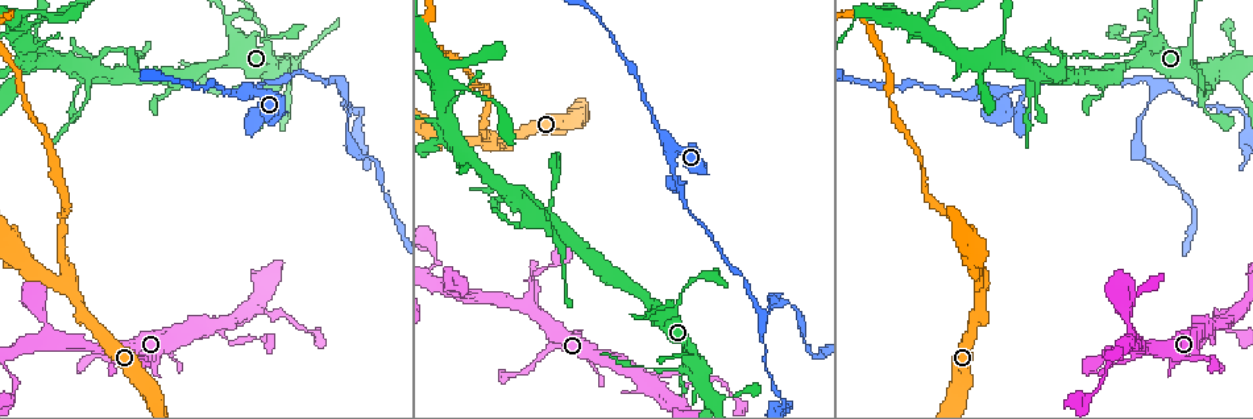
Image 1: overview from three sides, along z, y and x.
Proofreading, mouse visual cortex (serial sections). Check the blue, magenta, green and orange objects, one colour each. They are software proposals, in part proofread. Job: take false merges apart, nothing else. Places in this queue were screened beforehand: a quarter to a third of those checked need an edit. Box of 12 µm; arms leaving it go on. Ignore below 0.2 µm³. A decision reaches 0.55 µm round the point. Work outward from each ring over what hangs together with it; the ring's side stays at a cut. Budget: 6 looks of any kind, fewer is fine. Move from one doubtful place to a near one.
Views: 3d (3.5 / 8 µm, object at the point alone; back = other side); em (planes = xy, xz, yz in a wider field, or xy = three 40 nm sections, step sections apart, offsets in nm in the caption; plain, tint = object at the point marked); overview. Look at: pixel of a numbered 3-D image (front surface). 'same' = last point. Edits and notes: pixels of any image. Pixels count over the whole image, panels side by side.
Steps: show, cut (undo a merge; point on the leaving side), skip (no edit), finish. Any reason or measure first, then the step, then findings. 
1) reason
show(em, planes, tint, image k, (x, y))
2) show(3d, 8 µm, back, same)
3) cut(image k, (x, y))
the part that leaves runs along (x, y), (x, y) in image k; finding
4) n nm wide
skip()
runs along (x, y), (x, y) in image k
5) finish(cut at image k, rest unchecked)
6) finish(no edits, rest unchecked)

arms part here
show(3d, 3.5 µm, back, image 1, (73, 298))

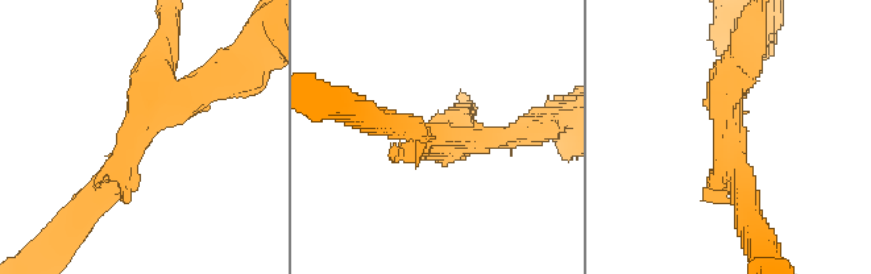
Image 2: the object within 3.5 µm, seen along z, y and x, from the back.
show(em, xy, step 1, tint, image 2, (728, 134))

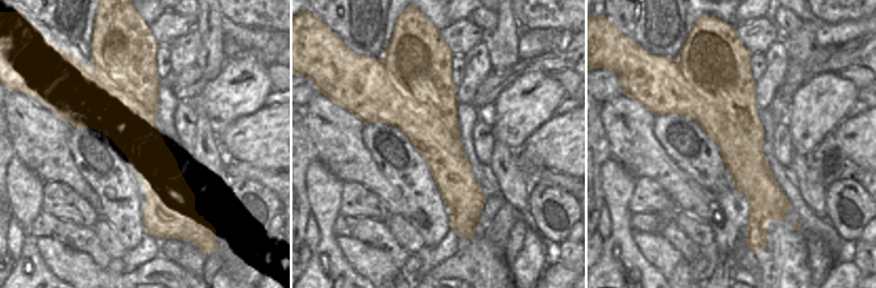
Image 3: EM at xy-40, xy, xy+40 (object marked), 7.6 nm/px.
skip()
runs along (87, 210), (136, 136), (208, 79) in image 2; all the same cell

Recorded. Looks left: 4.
sudden change in width
show(3d, 8 µm, image 1, (761, 316))

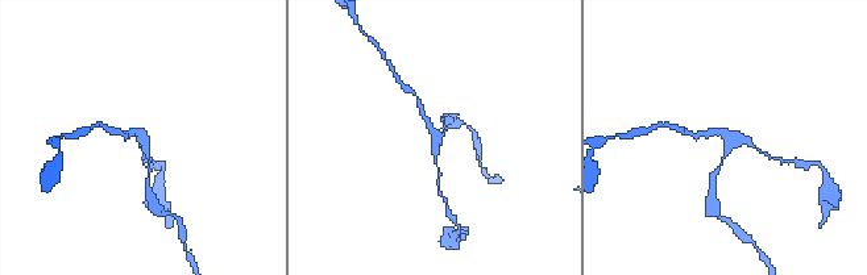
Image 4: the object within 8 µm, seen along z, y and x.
show(3d, 3.5 µm, image 4, (143, 136))

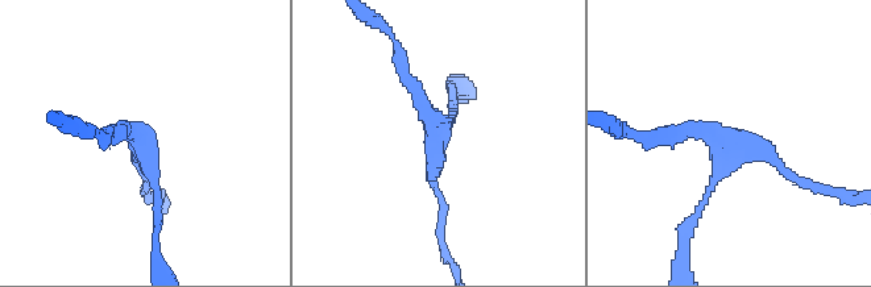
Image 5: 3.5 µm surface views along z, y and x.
now the EM
show(em, xy, step 5, tint, image 5, (439, 126))

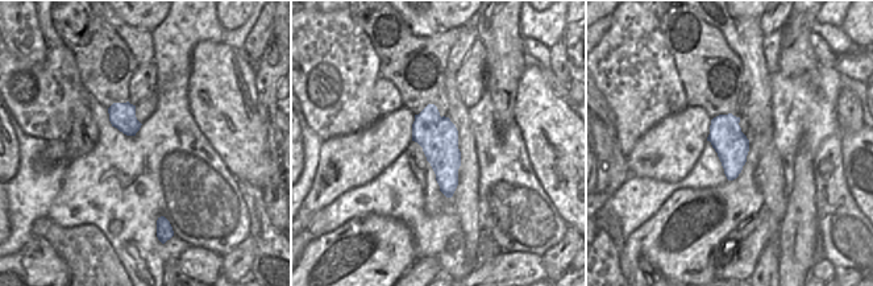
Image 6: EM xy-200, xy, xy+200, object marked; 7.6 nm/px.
3 arms
skip()
runs along (652, 138), (700, 127), (795, 175) in image 5; one cell here

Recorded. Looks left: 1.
finish(no edits, rest unchecked)

